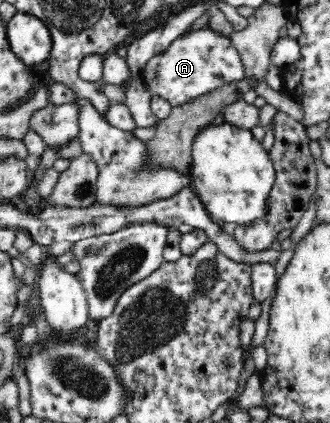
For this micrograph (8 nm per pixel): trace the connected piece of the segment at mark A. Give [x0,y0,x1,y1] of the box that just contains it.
[143,26,244,106]

